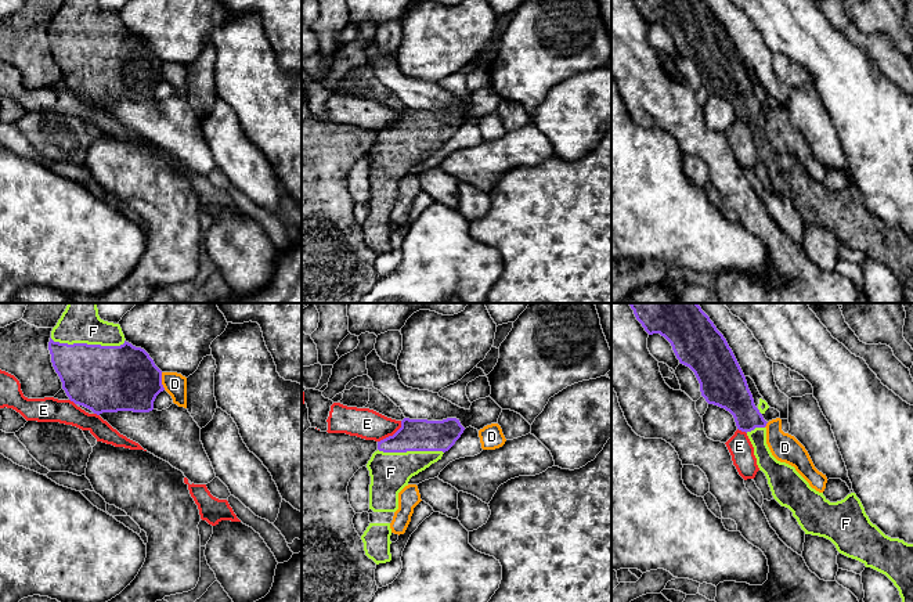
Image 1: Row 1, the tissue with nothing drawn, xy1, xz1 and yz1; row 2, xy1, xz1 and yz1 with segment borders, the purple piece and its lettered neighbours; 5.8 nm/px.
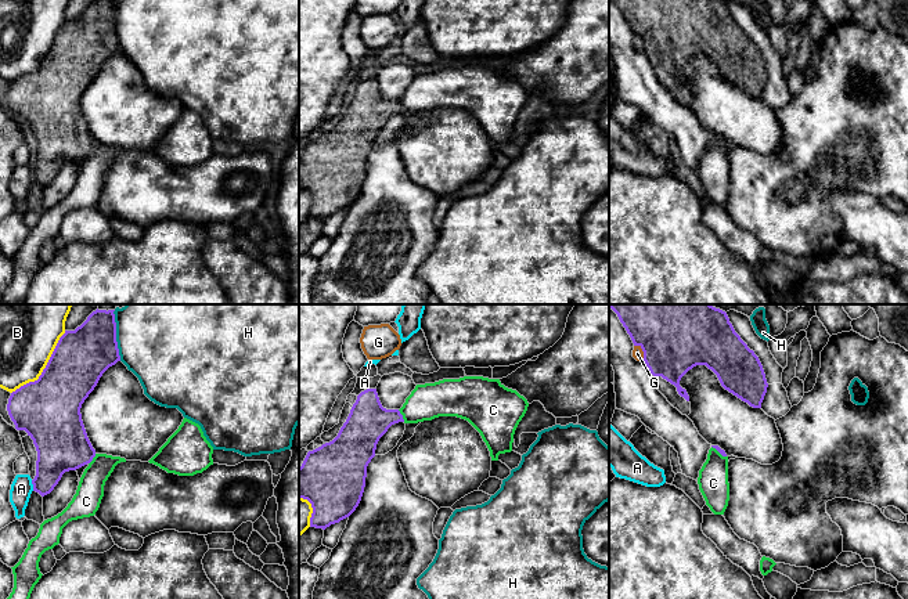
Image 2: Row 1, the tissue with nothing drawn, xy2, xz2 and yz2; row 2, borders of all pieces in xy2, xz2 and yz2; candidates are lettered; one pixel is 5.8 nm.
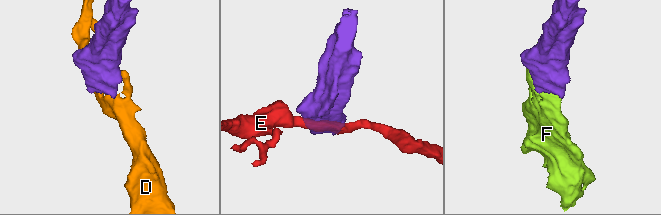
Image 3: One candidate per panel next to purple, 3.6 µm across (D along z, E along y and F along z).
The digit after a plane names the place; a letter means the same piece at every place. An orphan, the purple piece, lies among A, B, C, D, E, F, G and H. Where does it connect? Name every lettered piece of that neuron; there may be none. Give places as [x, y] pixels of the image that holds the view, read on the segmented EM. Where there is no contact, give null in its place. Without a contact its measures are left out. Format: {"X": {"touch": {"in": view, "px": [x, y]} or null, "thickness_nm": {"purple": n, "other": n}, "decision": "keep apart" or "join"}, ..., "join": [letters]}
{"A": {"touch": {"in": "xy2", "px": [33, 486]}, "thickness_nm": {"purple": 260, "other": 130}, "decision": "keep apart"}, "B": {"touch": {"in": "xy2", "px": [44, 368]}, "thickness_nm": {"purple": 360, "other": 360}, "decision": "keep apart"}, "C": {"touch": {"in": "xz2", "px": [402, 415]}, "thickness_nm": {"purple": 240, "other": 220}, "decision": "keep apart"}, "D": {"touch": {"in": "xy1", "px": [161, 381]}, "thickness_nm": {"purple": 380, "other": 130}, "decision": "keep apart"}, "E": {"touch": {"in": "xz1", "px": [393, 435]}, "thickness_nm": {"purple": 190, "other": 180}, "decision": "keep apart"}, "F": {"touch": {"in": "xy1", "px": [86, 343]}, "thickness_nm": {"purple": 380, "other": 220}, "decision": "join"}, "G": {"touch": {"in": "yz2", "px": [642, 350]}, "thickness_nm": {"purple": 480, "other": 60}, "decision": "keep apart"}, "H": {"touch": {"in": "xy2", "px": [115, 335]}, "thickness_nm": {"purple": 320, "other": 500}, "decision": "keep apart"}, "join": ["F"]}

